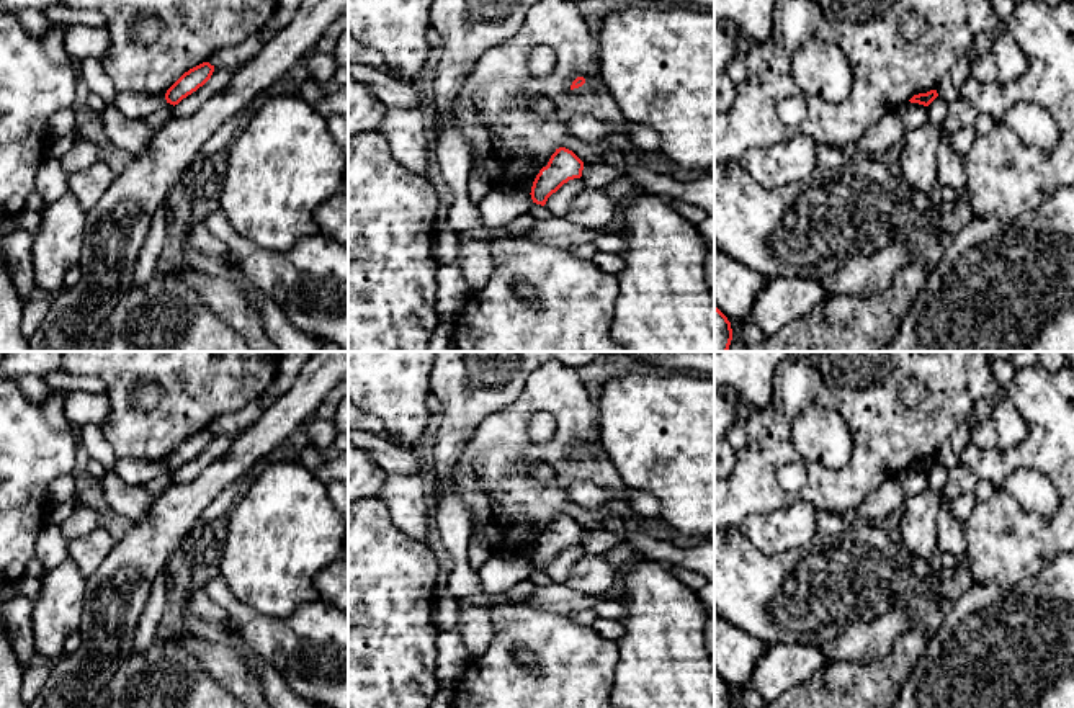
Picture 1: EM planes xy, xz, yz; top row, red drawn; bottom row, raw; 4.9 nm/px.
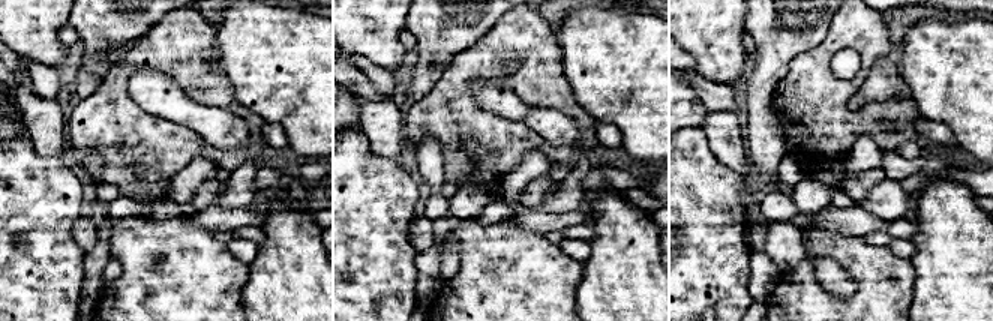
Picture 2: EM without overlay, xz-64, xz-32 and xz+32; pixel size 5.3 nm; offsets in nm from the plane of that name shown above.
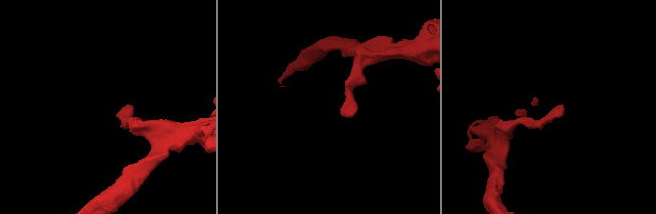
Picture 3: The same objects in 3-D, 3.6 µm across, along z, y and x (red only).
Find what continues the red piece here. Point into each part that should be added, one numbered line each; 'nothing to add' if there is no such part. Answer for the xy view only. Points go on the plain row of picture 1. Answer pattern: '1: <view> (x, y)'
nothing to add

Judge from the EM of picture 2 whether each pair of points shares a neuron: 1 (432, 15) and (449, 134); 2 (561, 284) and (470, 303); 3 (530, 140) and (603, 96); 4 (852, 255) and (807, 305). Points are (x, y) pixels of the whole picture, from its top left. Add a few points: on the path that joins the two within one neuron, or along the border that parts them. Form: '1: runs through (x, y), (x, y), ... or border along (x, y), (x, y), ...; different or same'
1: border along (467, 48), (453, 57), (437, 84), (420, 101); different
2: runs through (539, 284), (531, 284), (515, 293), (492, 293); same
3: border along (564, 78), (573, 98), (597, 120); different
4: runs through (863, 278), (863, 291), (849, 305), (830, 305); same

